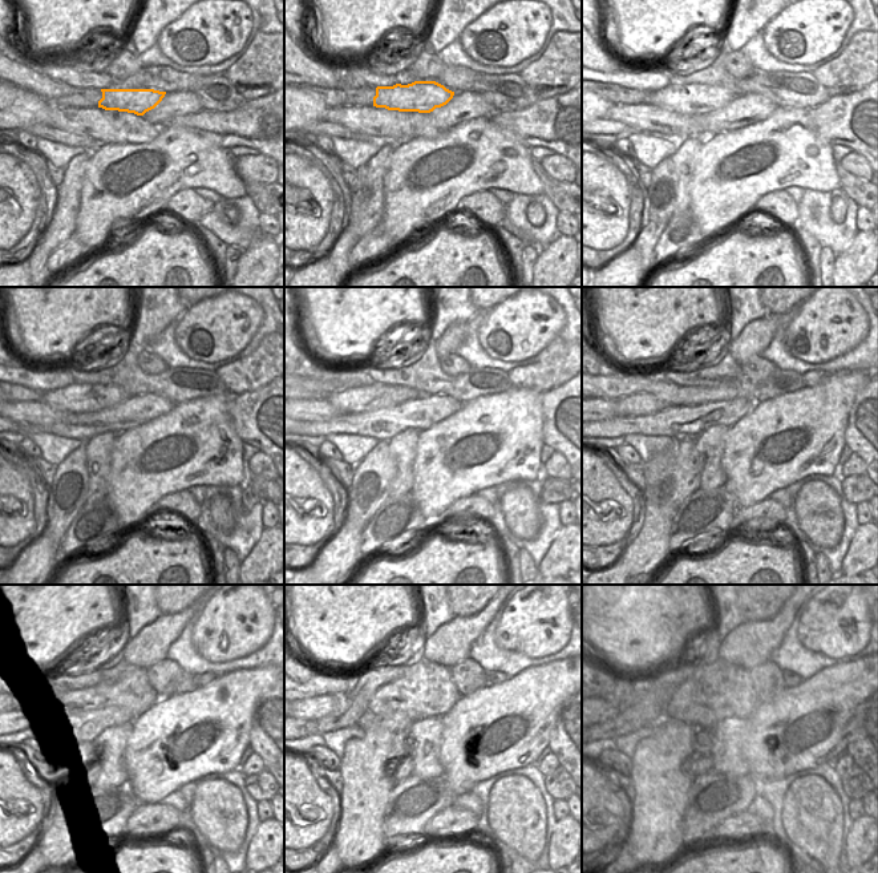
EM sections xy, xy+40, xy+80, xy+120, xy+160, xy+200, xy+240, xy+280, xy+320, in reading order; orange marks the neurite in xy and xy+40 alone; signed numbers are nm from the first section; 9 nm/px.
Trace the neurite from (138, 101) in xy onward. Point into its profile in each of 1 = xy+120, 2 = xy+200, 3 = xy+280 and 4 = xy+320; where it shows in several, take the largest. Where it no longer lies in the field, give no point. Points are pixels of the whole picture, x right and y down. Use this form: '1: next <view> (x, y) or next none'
1: next xy+120 (79, 397)
2: next xy+200 (639, 404)
3: next xy+280 (318, 707)
4: next xy+320 (609, 708)

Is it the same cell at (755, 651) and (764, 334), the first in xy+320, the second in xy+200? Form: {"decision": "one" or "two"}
{"decision": "one"}

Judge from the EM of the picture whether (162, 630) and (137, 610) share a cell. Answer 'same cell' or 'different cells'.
different cells

